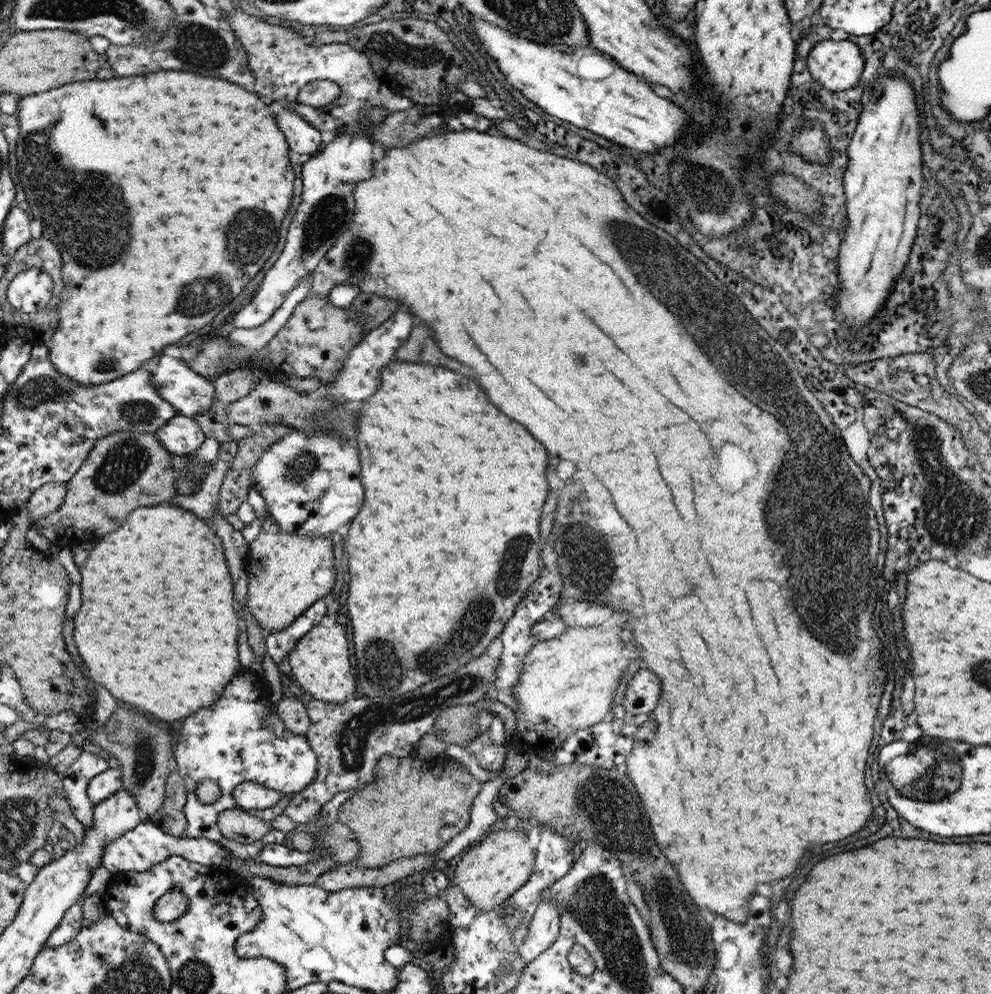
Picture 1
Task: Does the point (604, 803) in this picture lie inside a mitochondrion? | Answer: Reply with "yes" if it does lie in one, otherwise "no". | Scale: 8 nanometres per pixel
yes

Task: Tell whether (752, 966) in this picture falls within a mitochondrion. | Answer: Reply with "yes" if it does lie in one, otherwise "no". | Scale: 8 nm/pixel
yes

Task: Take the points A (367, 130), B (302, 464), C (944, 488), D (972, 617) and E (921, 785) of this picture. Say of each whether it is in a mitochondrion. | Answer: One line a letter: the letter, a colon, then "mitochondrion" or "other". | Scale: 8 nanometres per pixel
A: other
B: mitochondrion
C: mitochondrion
D: other
E: mitochondrion

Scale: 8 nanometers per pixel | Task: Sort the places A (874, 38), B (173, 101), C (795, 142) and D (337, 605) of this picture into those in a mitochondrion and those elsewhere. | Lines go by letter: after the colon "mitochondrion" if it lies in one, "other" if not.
A: other
B: other
C: other
D: other

